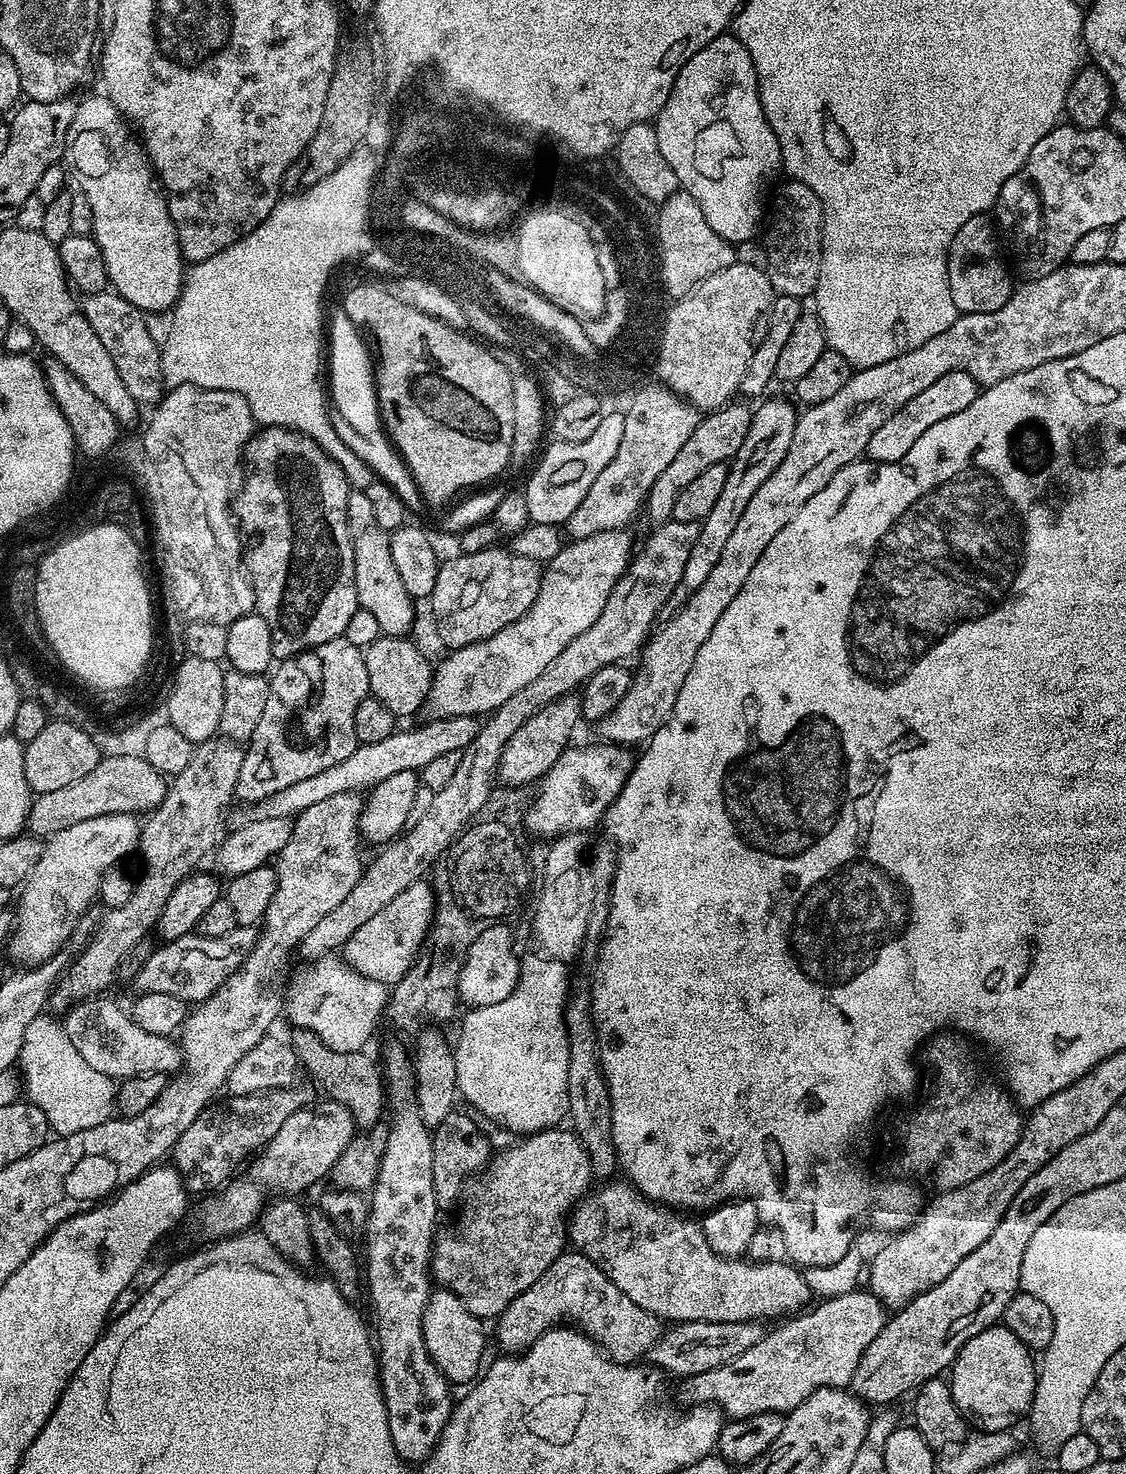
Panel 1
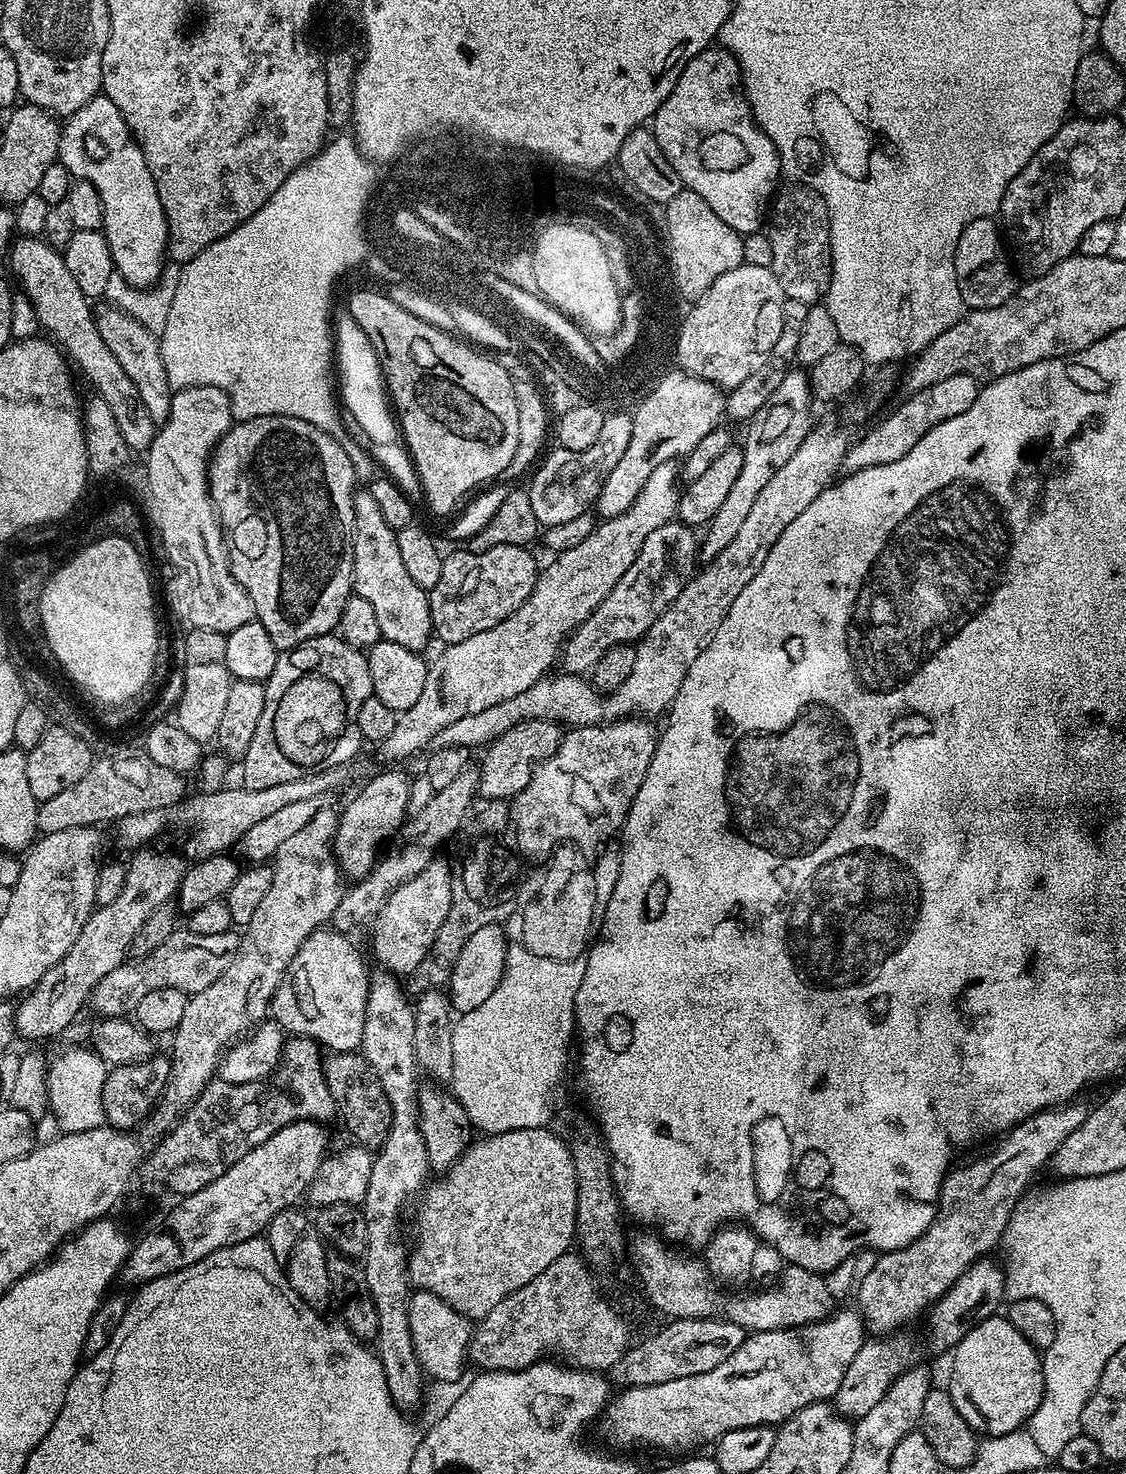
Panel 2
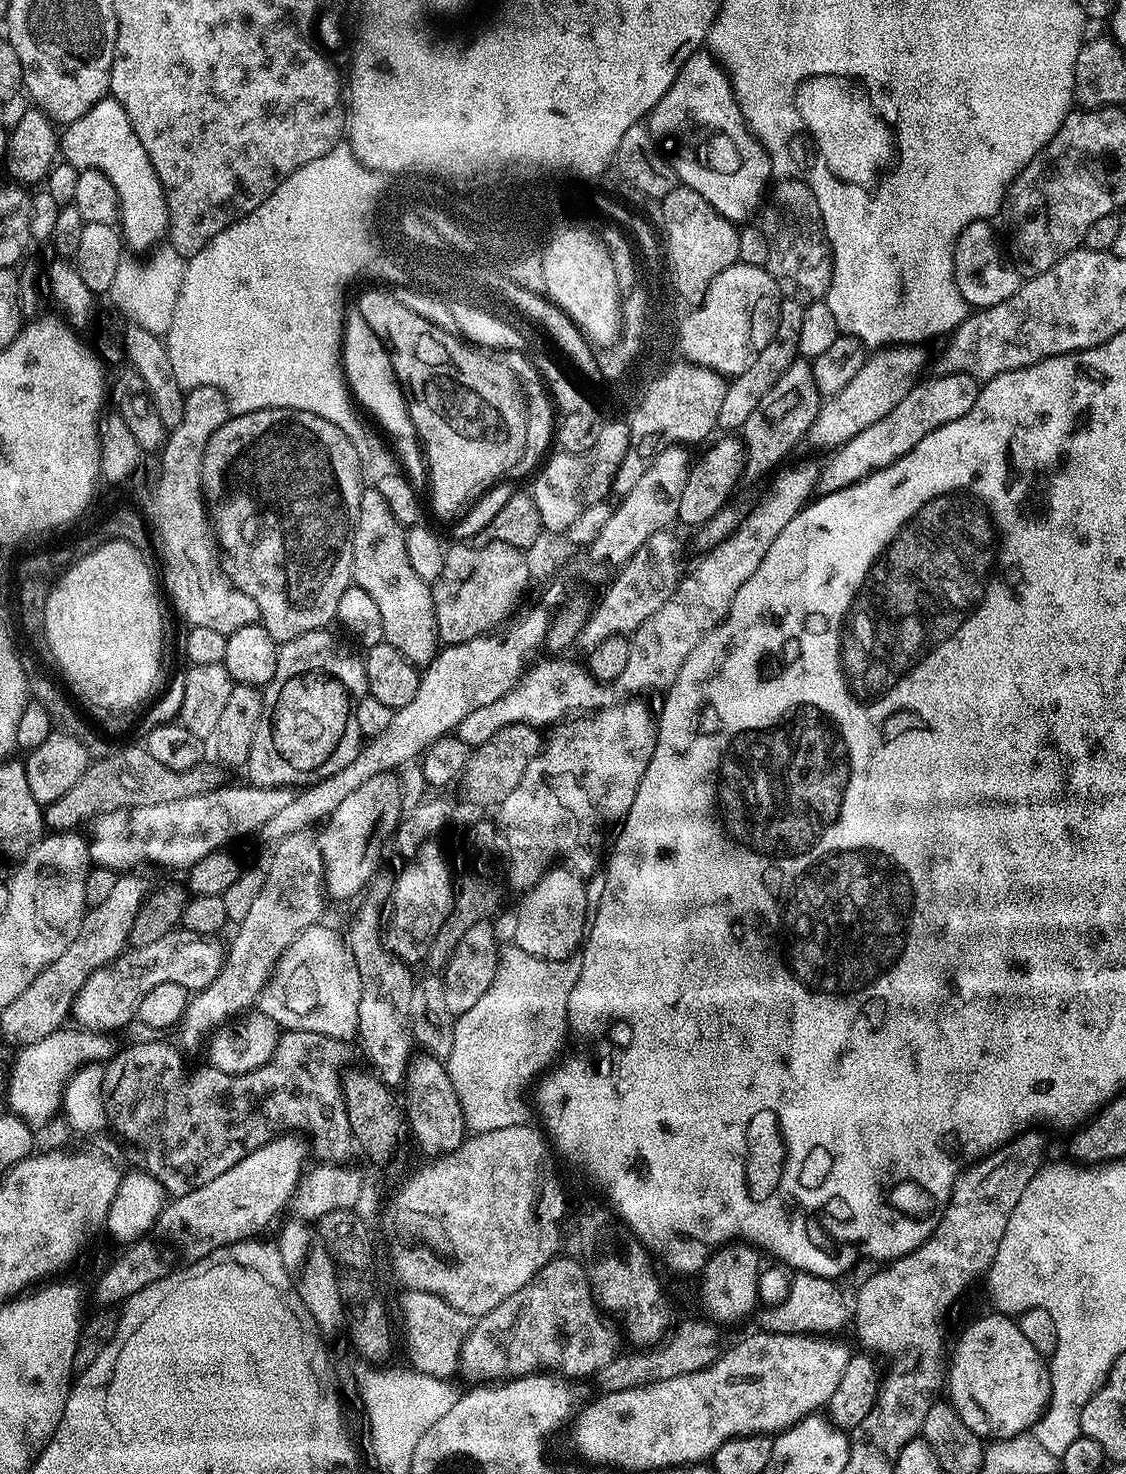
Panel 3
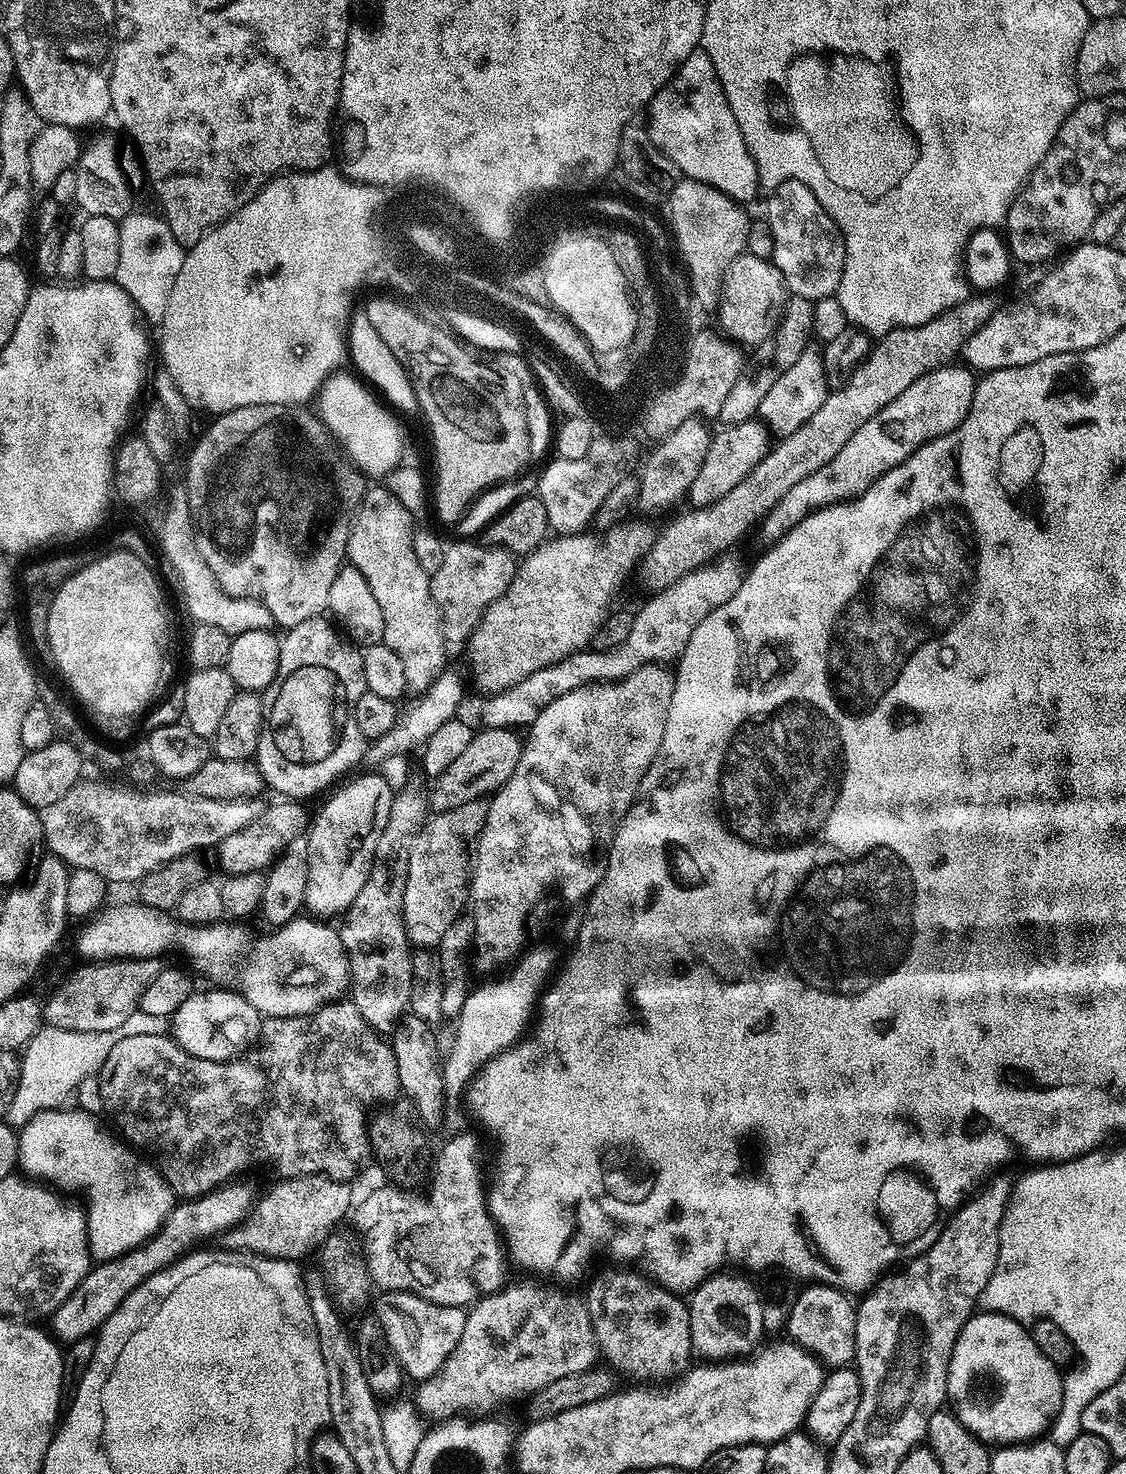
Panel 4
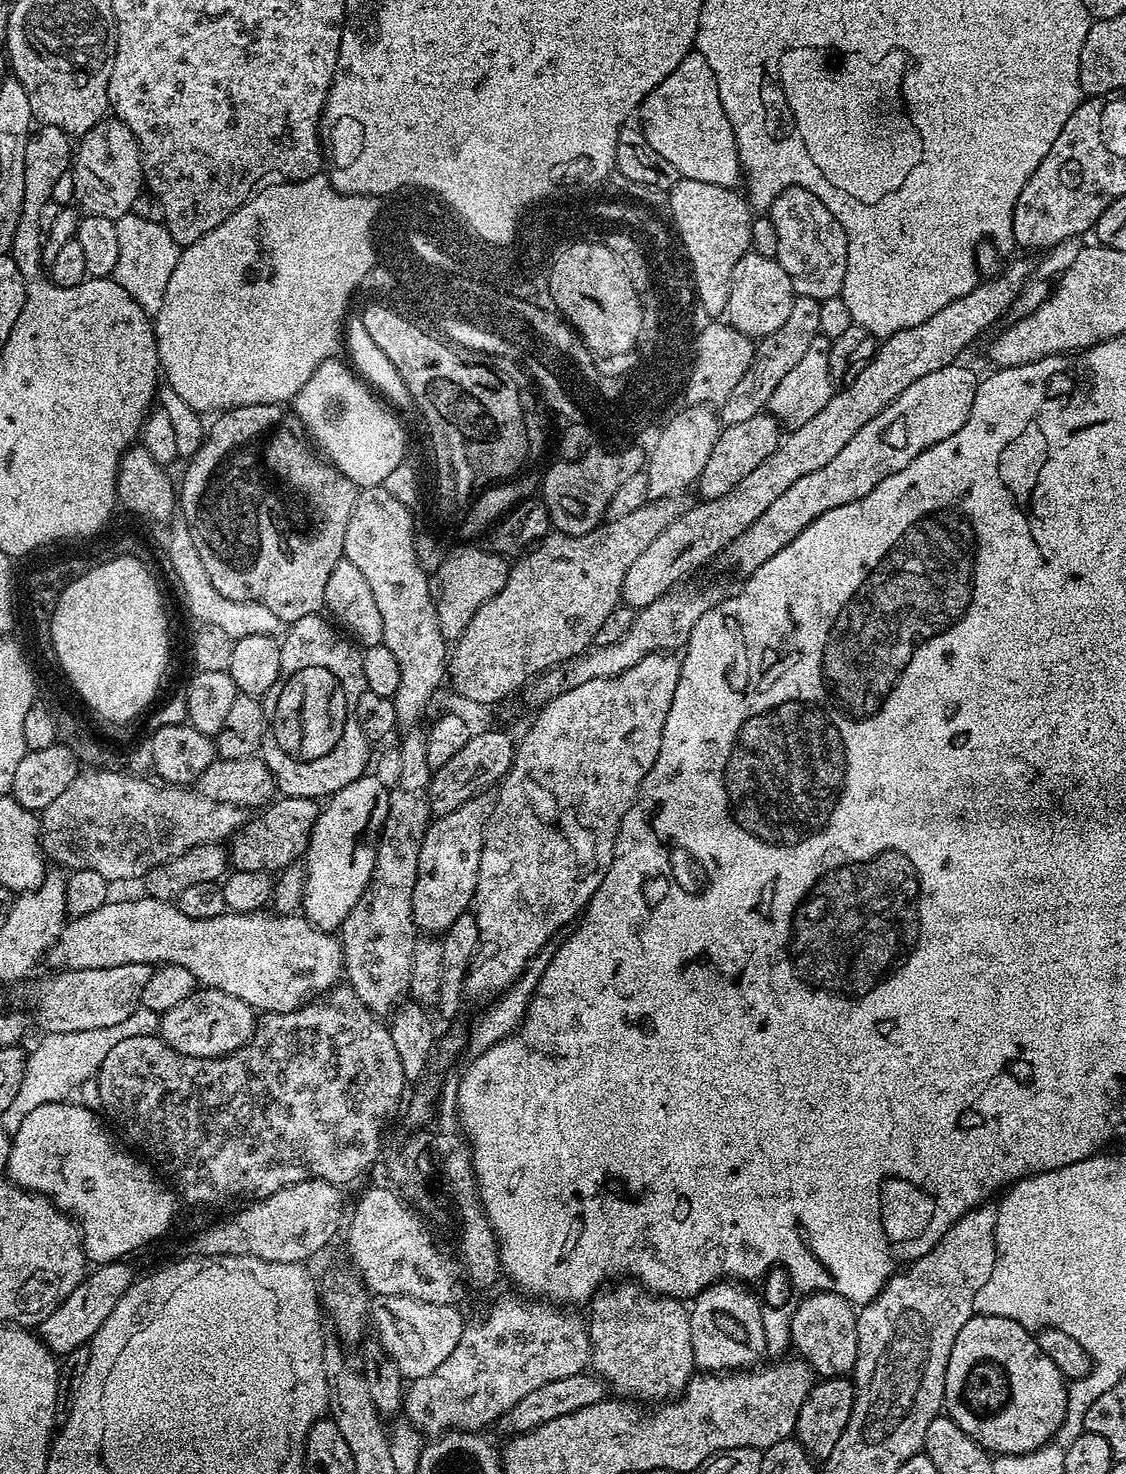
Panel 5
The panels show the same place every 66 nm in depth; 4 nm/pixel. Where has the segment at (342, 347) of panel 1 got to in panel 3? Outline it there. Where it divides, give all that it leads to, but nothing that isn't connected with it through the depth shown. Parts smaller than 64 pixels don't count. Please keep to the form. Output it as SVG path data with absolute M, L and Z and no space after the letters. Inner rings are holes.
M352 310L348 320L346 316L342 324L342 336L343 332L344 356L342 355L342 363L344 379L351 395L354 397L355 403L365 413L368 411L388 431L389 437L387 436L387 439L394 449L394 456L399 467L406 473L408 481L413 486L419 485L419 480L421 483L426 476L426 461L420 438L416 434L416 427L408 413L405 389L392 368L392 359L388 356L388 349L376 337L374 330L370 330L370 326L366 326L366 318L362 318L362 314L358 310Z

